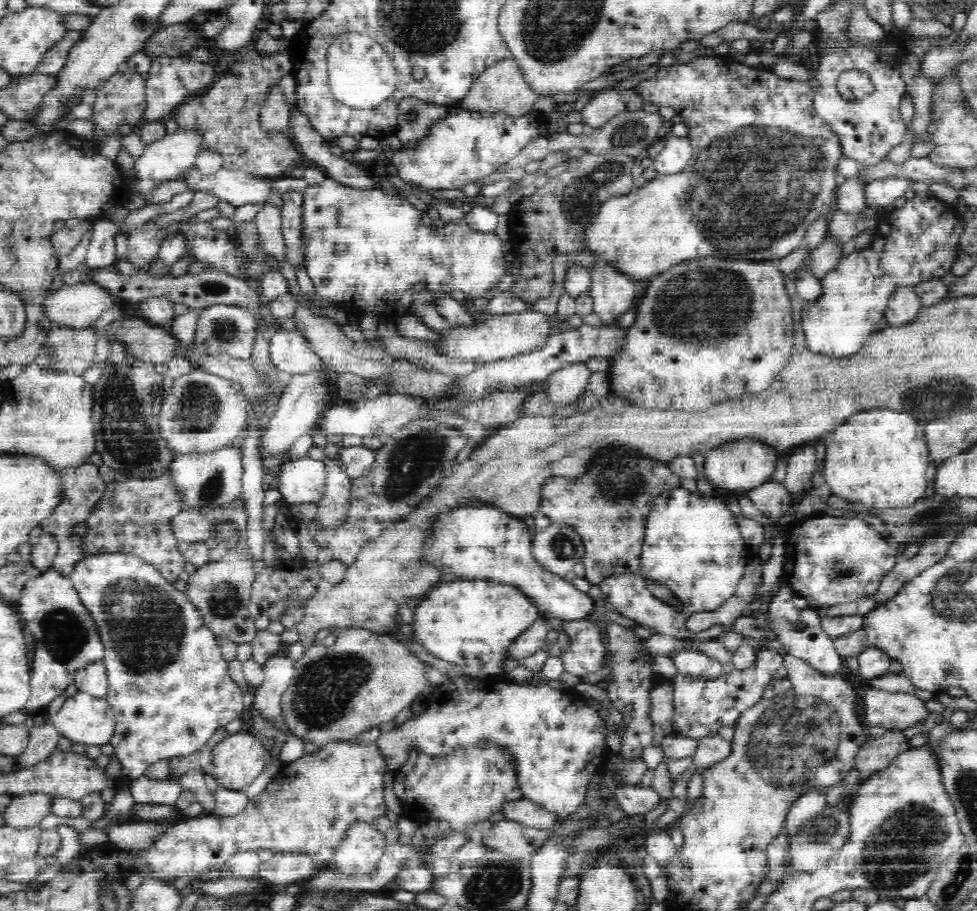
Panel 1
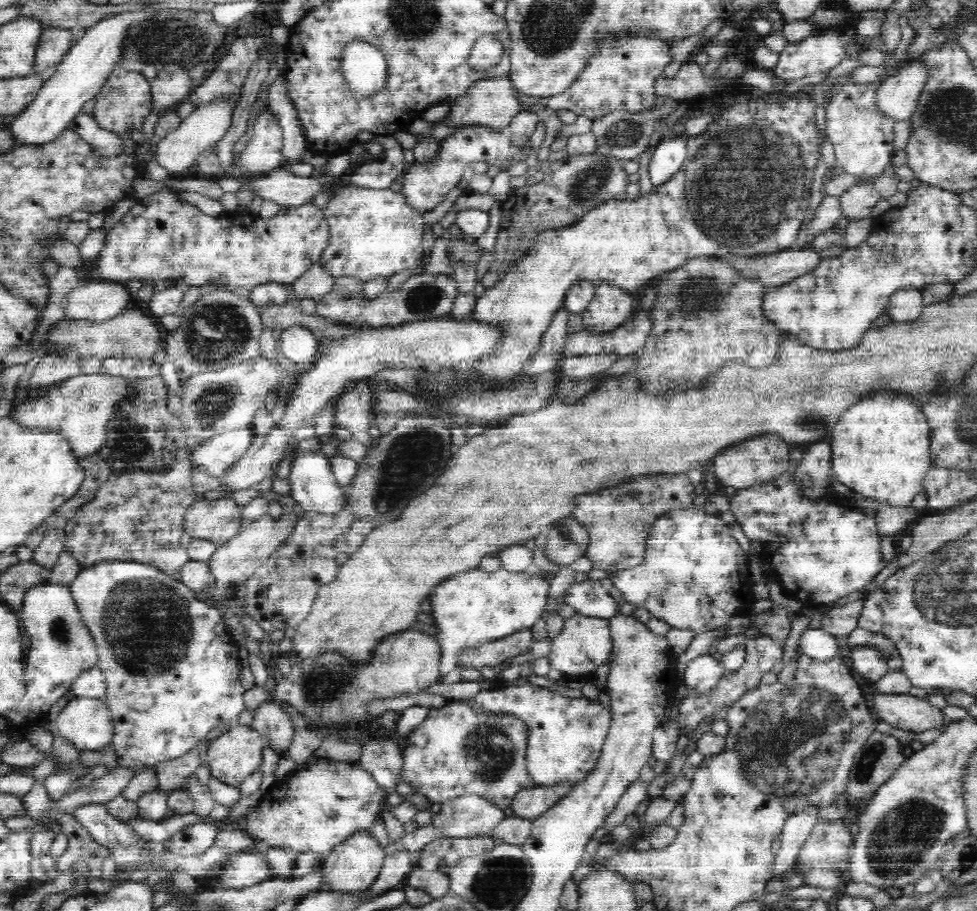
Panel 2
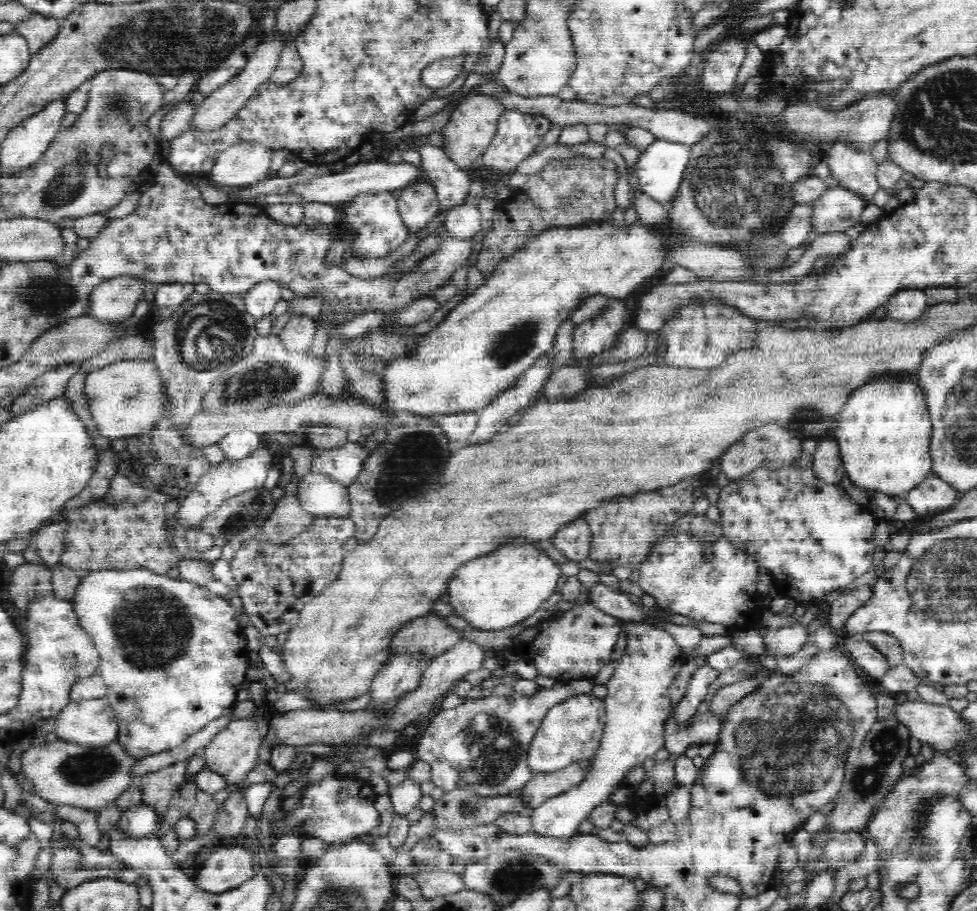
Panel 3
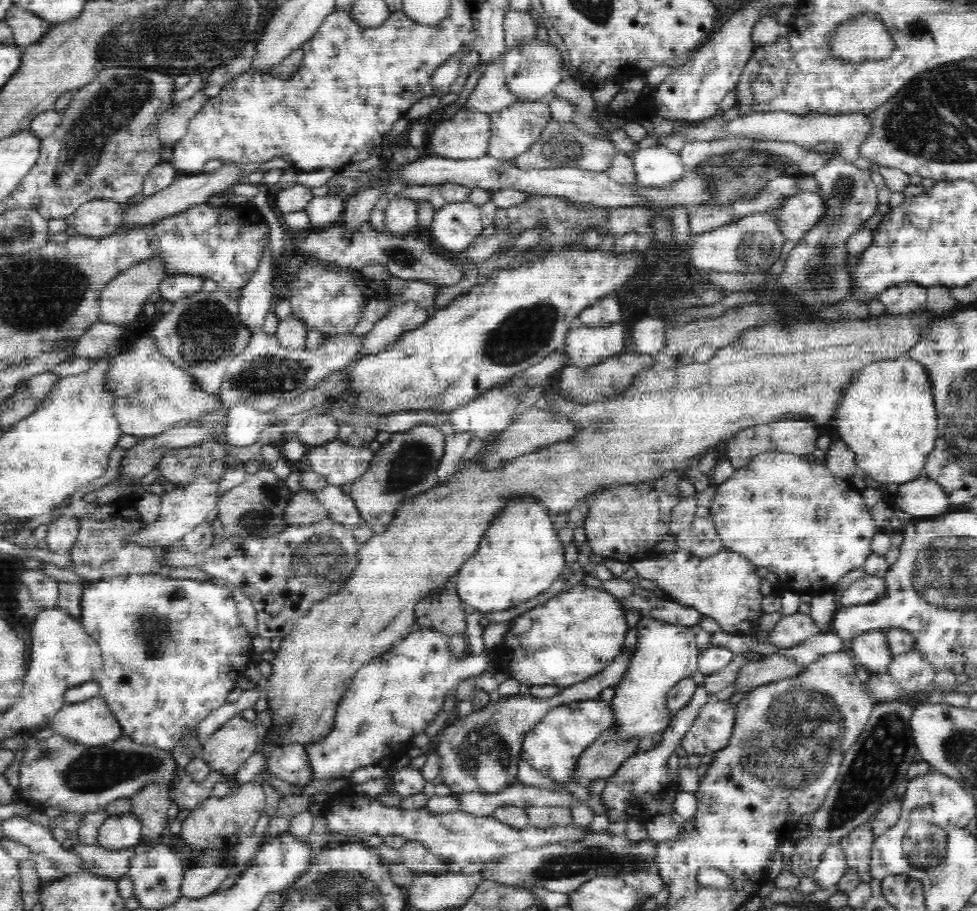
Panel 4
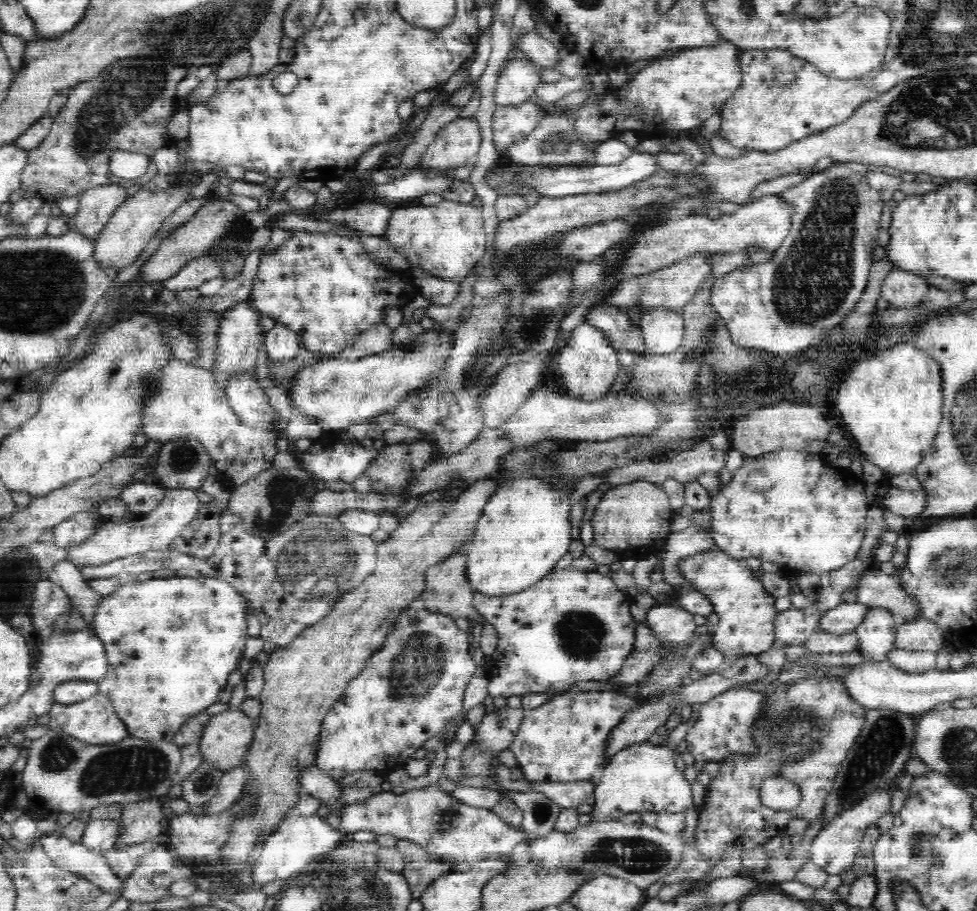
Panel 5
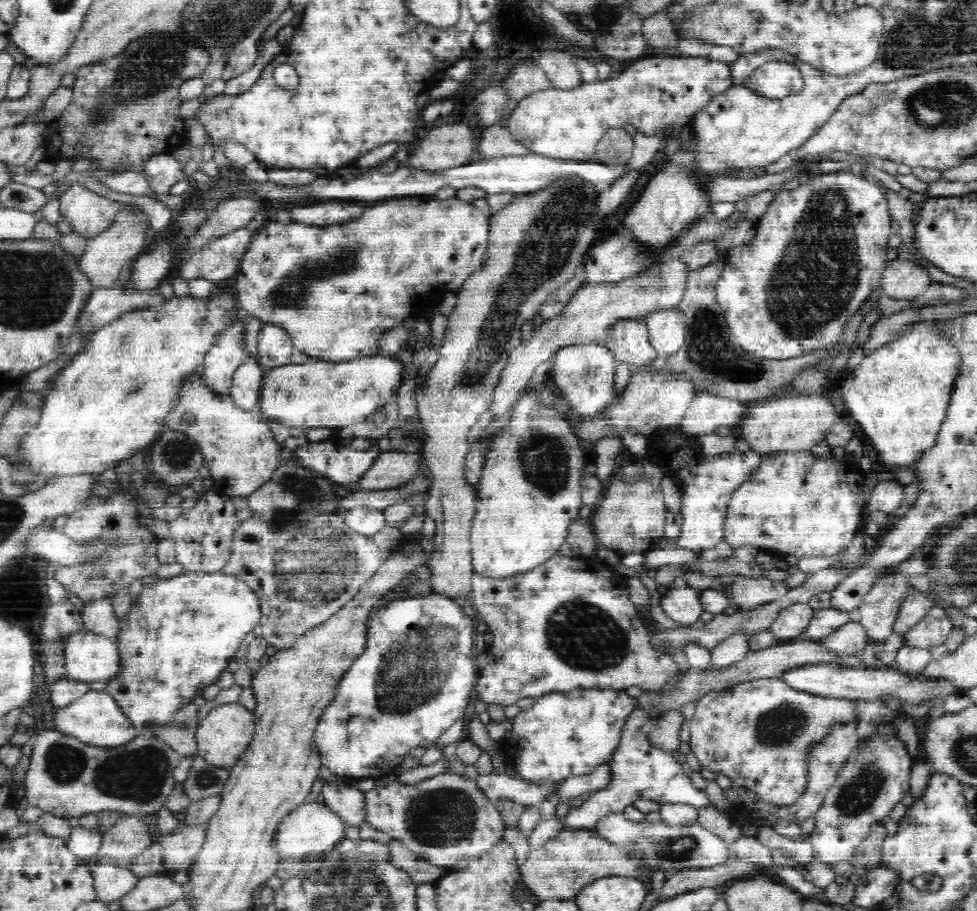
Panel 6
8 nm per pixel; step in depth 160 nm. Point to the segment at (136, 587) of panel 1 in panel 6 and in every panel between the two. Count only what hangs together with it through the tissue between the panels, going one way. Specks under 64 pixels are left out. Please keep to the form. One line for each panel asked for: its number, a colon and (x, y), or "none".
2: (172, 669)
3: (173, 655)
4: (172, 649)
5: (171, 643)
6: (183, 632)

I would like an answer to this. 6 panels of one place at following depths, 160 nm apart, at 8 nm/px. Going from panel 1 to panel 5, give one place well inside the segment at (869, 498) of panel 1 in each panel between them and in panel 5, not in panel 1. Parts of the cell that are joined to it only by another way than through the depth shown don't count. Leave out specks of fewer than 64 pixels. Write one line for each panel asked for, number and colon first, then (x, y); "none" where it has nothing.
2: (881, 446)
3: (884, 431)
4: (887, 416)
5: (892, 401)

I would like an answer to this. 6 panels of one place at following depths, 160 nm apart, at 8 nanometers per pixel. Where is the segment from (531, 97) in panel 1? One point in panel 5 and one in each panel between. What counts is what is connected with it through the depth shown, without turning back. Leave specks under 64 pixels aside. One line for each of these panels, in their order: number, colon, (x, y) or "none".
2: (490, 104)
3: (470, 129)
4: (466, 134)
5: (455, 143)

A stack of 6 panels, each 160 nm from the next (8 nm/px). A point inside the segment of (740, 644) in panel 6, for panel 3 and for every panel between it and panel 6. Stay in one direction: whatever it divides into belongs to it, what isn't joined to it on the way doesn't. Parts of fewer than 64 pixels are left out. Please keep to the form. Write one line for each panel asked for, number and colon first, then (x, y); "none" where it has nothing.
3: (718, 588)
4: (725, 586)
5: (746, 611)

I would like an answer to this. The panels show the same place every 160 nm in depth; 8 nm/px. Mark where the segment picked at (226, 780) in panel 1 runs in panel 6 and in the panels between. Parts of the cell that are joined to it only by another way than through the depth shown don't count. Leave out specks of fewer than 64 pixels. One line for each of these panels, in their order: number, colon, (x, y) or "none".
2: (237, 753)
3: (233, 753)
4: (225, 749)
5: (225, 741)
6: (222, 737)

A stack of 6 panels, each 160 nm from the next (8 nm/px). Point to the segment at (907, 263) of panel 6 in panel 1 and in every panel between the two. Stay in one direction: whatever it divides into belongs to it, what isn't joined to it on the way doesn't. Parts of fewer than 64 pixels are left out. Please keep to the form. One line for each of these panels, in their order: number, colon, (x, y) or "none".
1: (904, 304)
2: (904, 305)
3: (904, 305)
4: (901, 298)
5: (902, 288)

